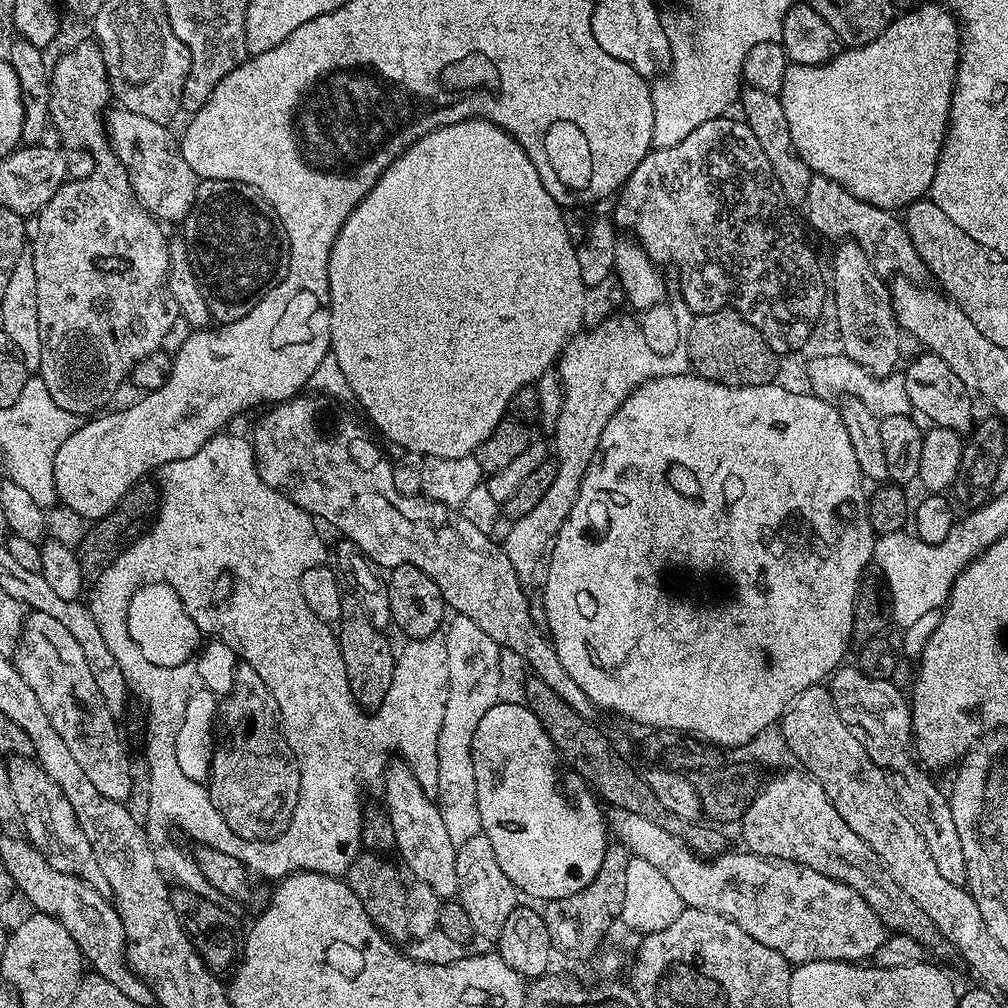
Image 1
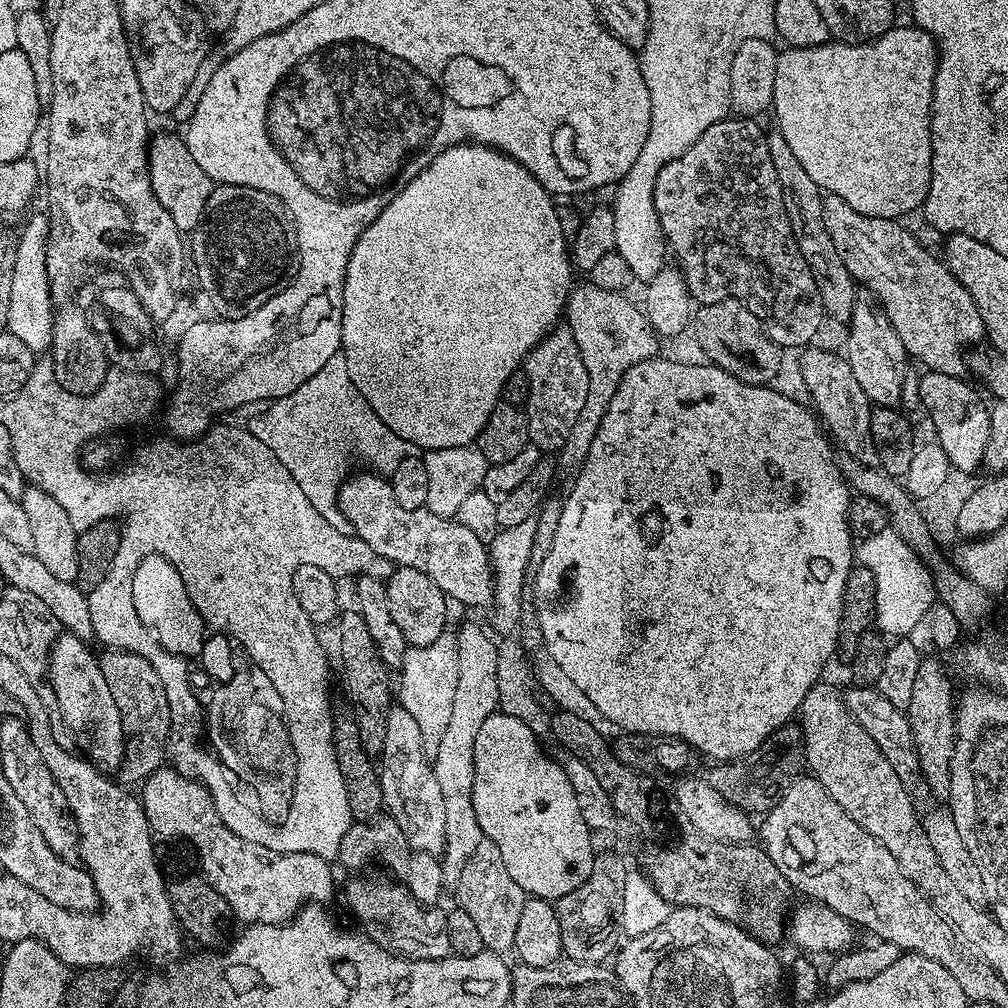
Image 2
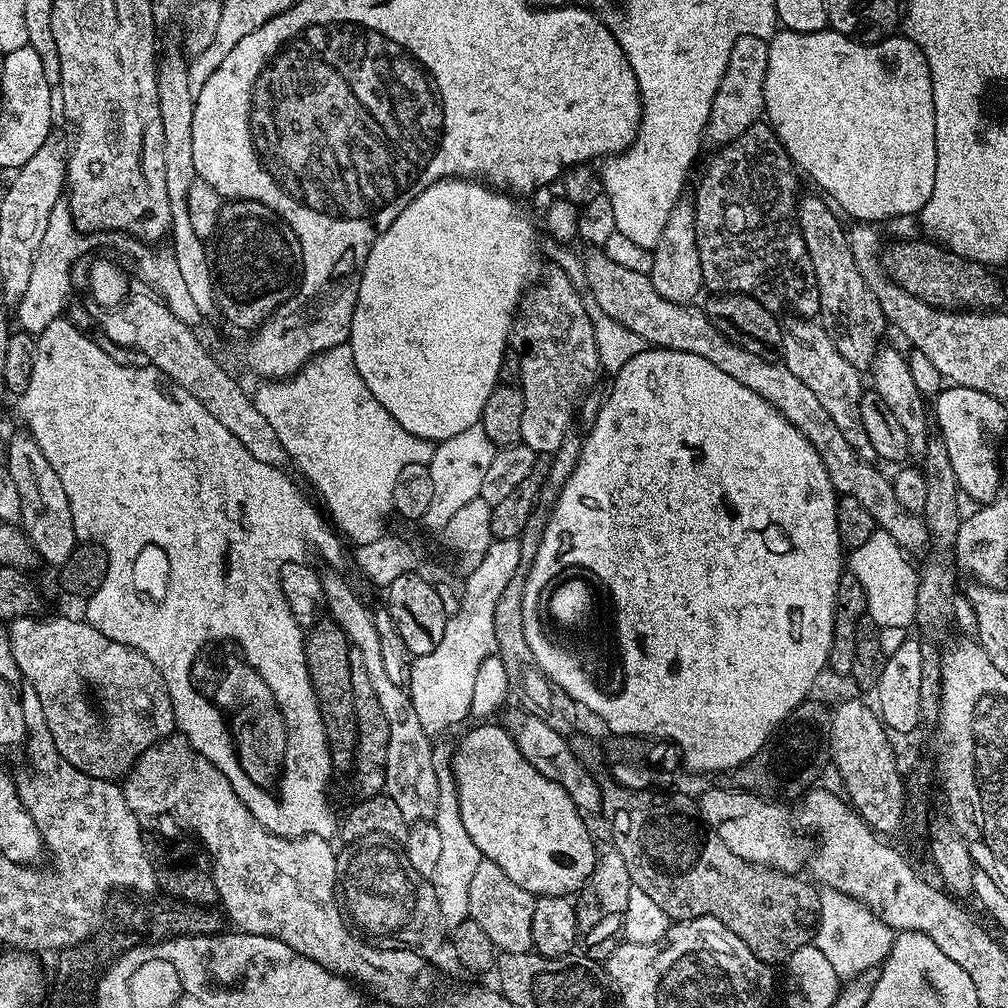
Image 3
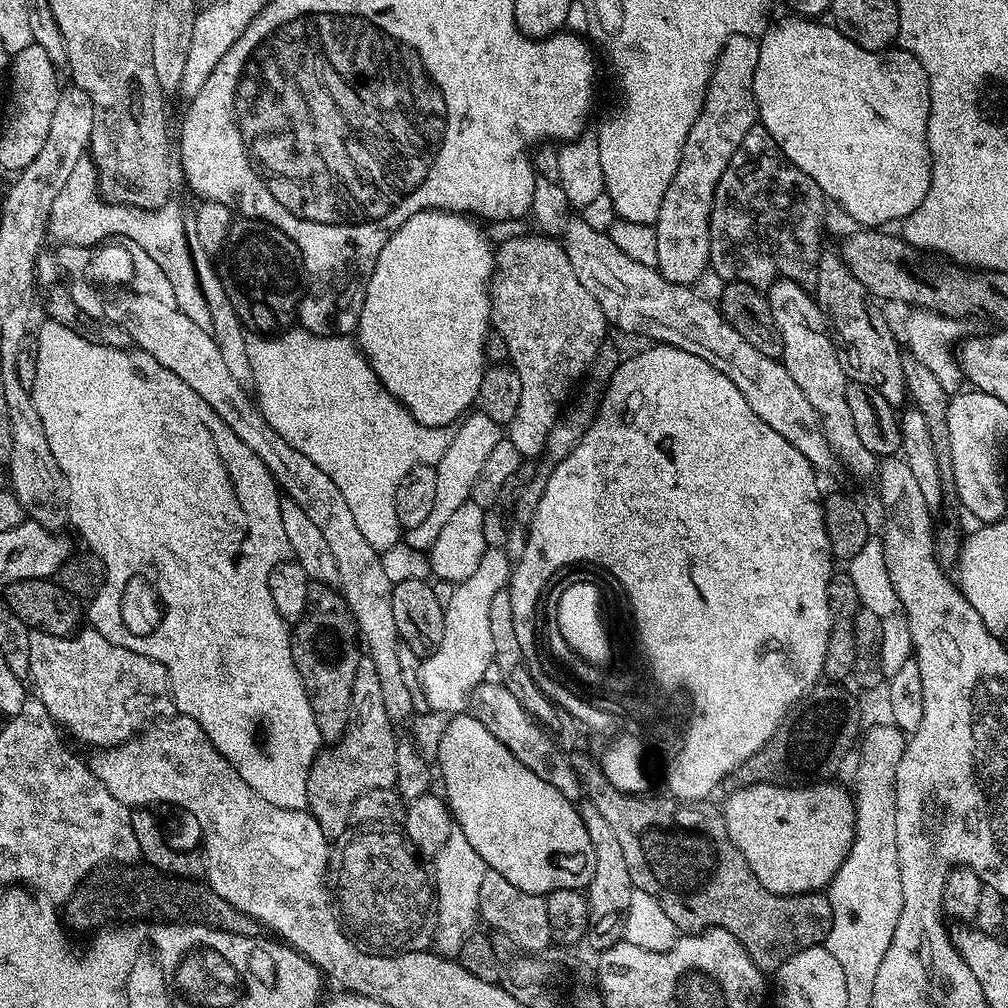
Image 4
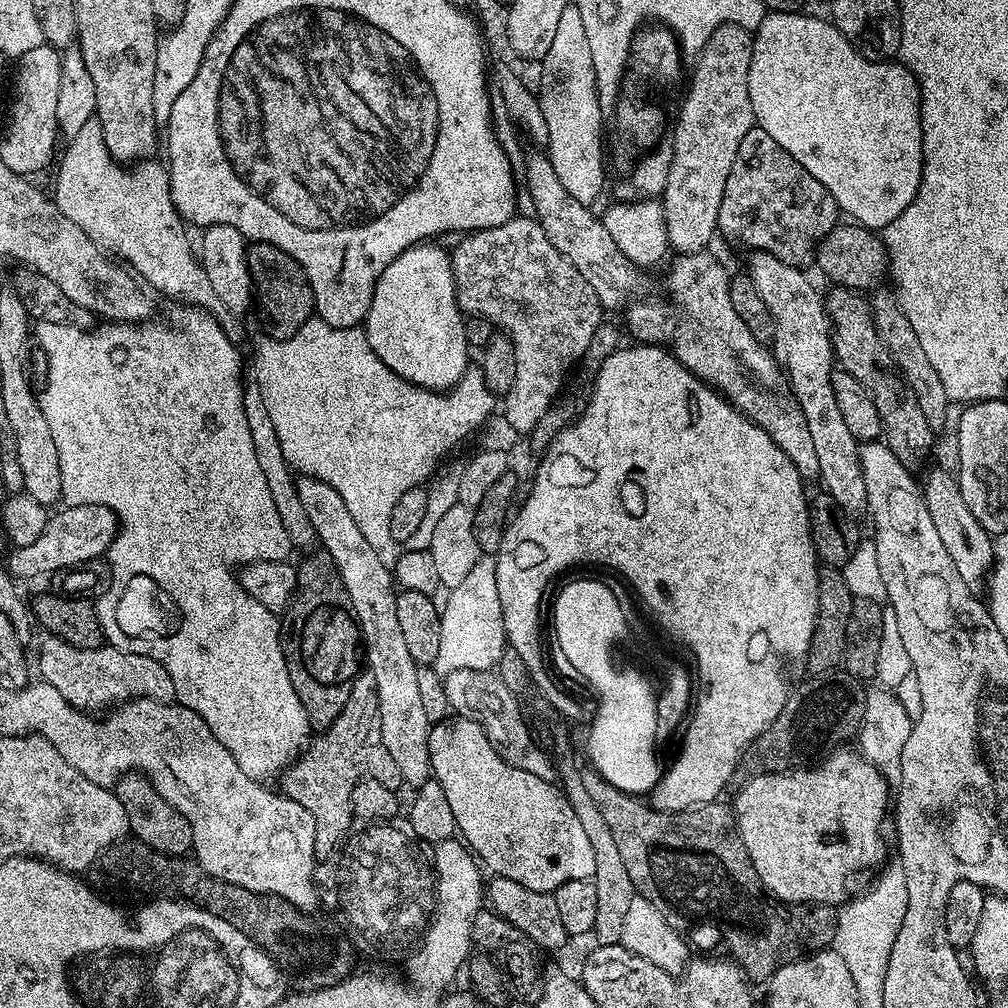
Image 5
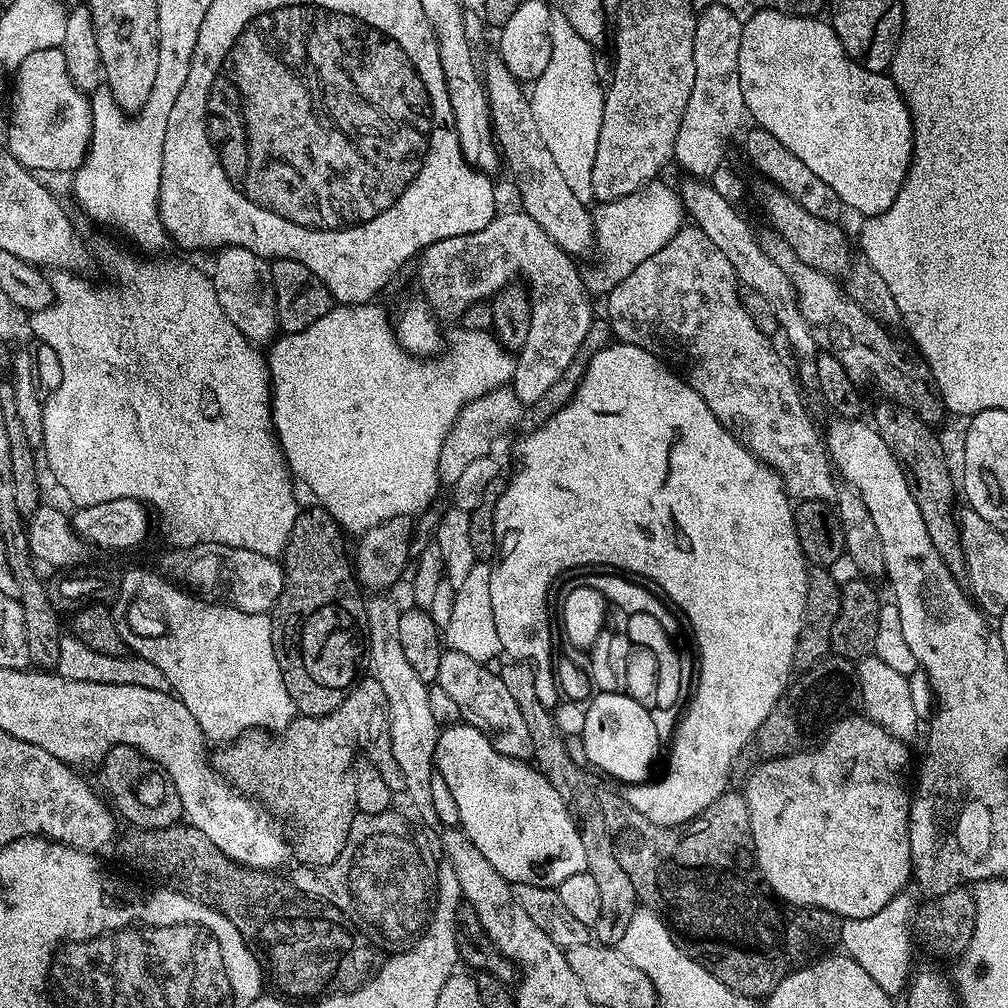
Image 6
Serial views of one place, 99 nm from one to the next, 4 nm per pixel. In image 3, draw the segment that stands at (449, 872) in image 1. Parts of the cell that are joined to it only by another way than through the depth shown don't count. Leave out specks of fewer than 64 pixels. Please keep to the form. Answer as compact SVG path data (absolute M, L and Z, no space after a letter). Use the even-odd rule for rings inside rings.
M325 573L322 582L327 615L346 633L348 643L362 658L366 666L366 675L370 678L370 686L374 686L374 695L386 714L386 722L390 722L390 746L386 750L384 792L394 802L394 806L402 810L405 820L432 820L438 806L438 777L434 774L432 757L433 737L428 736L426 730L422 730L418 710L414 710L414 702L408 697L407 687L401 681L399 684L395 675L386 672L373 609L368 609L352 592L349 584L338 575Z

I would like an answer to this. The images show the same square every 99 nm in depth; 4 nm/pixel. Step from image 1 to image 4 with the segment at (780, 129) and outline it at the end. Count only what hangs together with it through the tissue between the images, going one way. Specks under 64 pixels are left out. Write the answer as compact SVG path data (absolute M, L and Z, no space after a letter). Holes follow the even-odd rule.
M821 251L814 295L824 312L845 376L851 383L862 384L875 395L886 398L893 410L899 409L908 394L900 344L880 309L883 307L868 293L866 286L862 286L862 282L850 274L839 251Z

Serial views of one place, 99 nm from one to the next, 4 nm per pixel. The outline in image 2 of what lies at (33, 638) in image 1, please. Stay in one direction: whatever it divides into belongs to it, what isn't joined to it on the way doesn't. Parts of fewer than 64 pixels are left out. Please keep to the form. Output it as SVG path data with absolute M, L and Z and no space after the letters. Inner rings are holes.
M71 634L57 636L48 655L46 680L56 695L55 707L60 708L60 716L69 734L76 739L75 747L97 768L116 770L124 761L122 714L118 714L118 702L114 702L114 694L110 694L97 653L92 653L88 647L85 641Z

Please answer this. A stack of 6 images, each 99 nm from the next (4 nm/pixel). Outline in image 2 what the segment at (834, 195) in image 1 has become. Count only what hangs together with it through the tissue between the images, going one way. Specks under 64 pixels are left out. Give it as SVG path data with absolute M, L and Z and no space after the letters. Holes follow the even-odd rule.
M825 195L824 217L826 230L830 230L830 239L834 241L834 250L838 250L838 258L846 266L846 270L856 282L869 288L881 310L890 318L898 338L902 338L902 346L906 346L909 357L917 360L929 372L941 372L951 376L963 377L966 372L966 352L962 349L967 344L976 344L985 339L986 331L982 322L982 314L974 302L974 298L954 278L947 263L940 260L932 252L927 252L906 229L900 220L890 218L870 218L866 214L858 214L854 206L850 206L842 198Z

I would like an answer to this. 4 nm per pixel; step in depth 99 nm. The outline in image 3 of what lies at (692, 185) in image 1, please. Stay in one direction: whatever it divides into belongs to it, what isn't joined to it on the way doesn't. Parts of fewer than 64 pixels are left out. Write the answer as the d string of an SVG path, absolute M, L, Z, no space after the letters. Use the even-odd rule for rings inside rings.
M767 122L751 124L742 135L717 152L720 153L705 166L700 176L694 199L696 245L704 288L712 294L741 292L753 296L766 310L775 314L782 314L789 308L800 318L819 317L818 282L814 278L814 266L810 266L810 254L806 254L800 225L796 222L798 172L776 131Z

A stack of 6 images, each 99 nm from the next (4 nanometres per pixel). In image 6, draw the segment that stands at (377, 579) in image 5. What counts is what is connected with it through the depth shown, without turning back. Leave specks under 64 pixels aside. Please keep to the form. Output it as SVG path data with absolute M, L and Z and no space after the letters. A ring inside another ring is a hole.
M392 600L367 601L368 627L366 629L366 660L372 663L371 675L382 682L382 690L386 701L386 727L390 734L390 750L394 754L394 762L402 770L402 778L406 778L407 795L412 795L416 808L430 822L436 820L434 806L430 798L430 778L434 771L436 758L436 739L441 729L436 724L433 712L430 711L428 697L429 685L418 674L414 674L414 666L406 658L402 650L402 641L398 635L398 618L401 609L396 608Z

